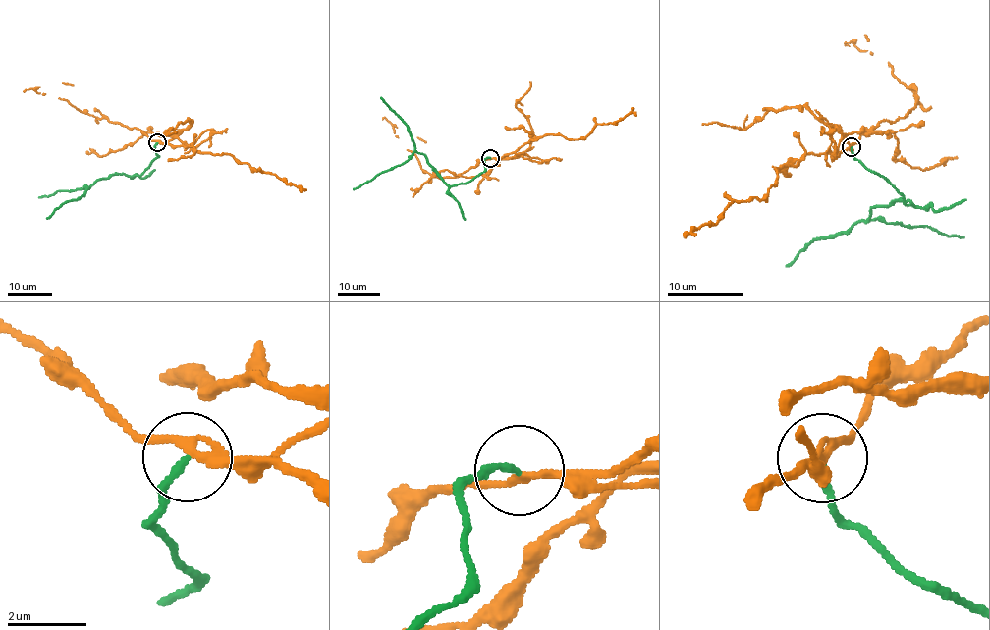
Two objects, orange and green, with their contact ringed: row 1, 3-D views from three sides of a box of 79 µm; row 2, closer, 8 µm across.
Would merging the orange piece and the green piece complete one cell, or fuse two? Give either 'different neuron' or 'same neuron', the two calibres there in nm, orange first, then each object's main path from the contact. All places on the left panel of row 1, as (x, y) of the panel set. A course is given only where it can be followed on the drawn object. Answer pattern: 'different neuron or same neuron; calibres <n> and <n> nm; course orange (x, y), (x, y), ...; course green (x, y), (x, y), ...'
different neuron; calibres 200 and 160 nm; course orange (157, 142), (191, 147), (201, 153), (231, 154), (256, 170), (275, 173), (306, 190); course green (157, 142), (153, 150), (157, 158), (140, 175), (123, 174), (100, 178), (89, 187), (59, 190), (38, 197)

